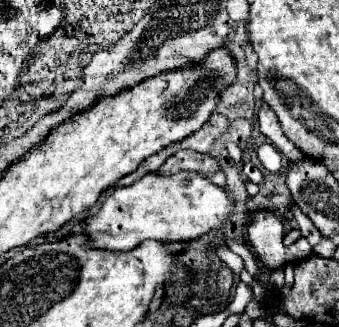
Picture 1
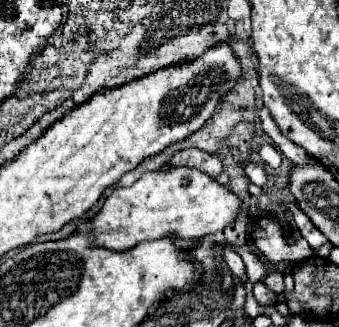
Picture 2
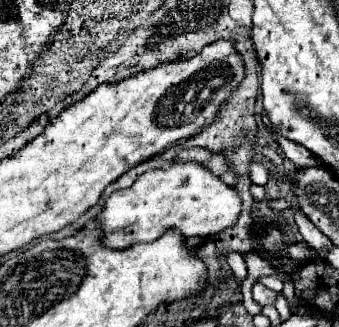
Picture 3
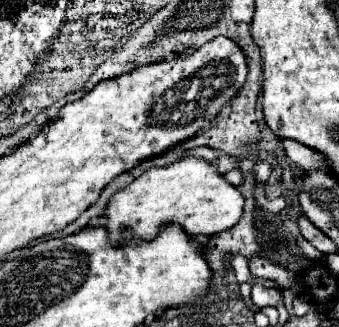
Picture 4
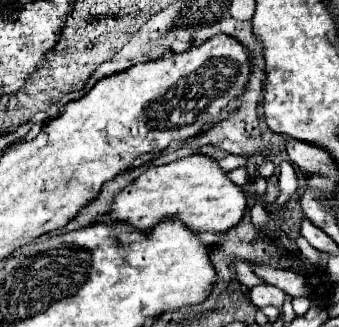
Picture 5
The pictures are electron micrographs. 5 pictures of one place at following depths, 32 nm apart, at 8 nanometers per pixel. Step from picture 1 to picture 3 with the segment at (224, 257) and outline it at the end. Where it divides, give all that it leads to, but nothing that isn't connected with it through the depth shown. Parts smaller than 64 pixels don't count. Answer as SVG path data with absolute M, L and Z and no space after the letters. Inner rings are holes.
M226 252L226 262L228 262L232 274L236 276L236 280L242 282L246 278L246 262L244 262L242 254L238 254L238 252Z

